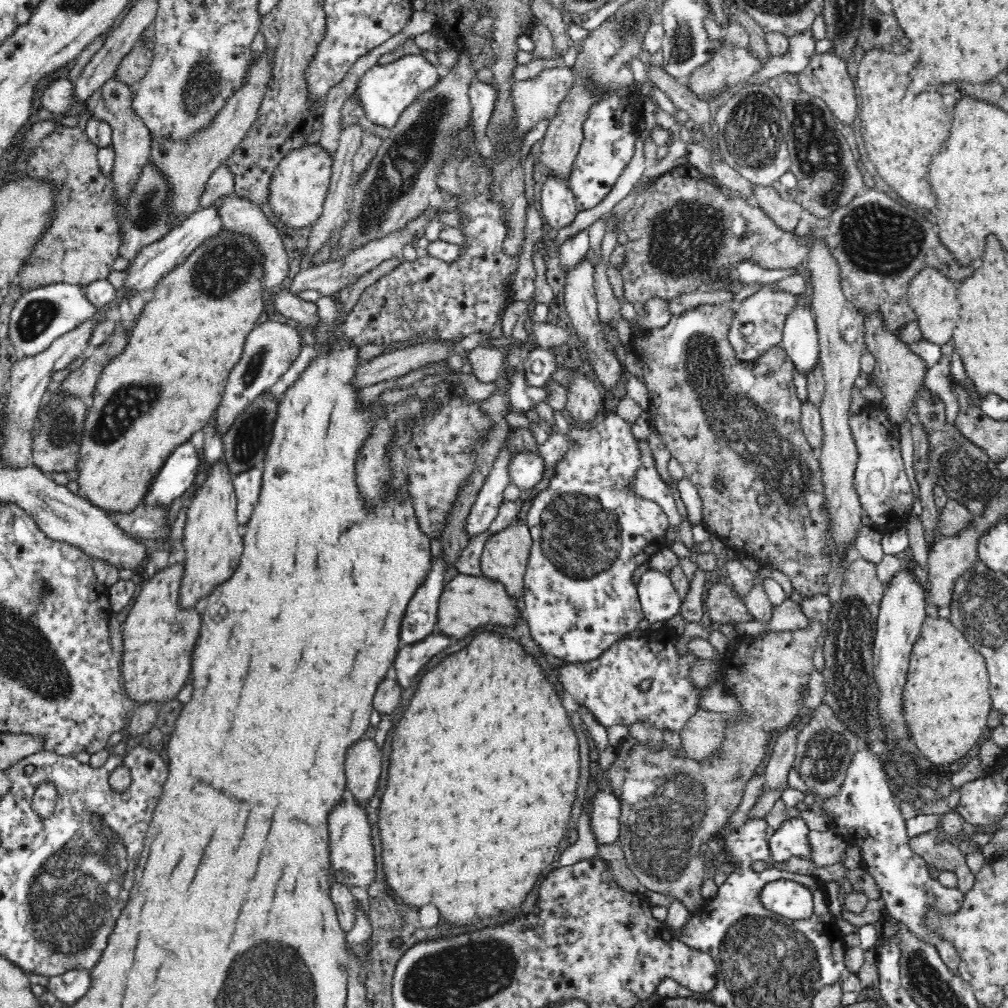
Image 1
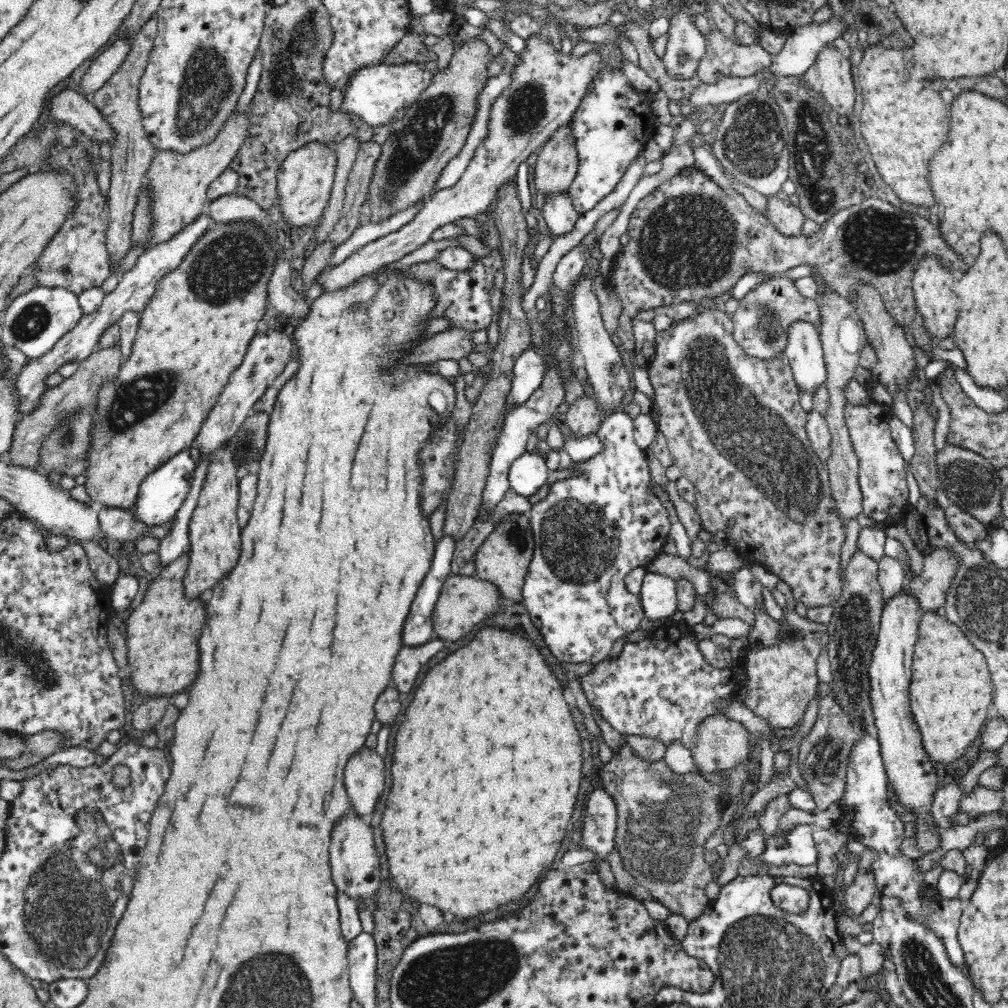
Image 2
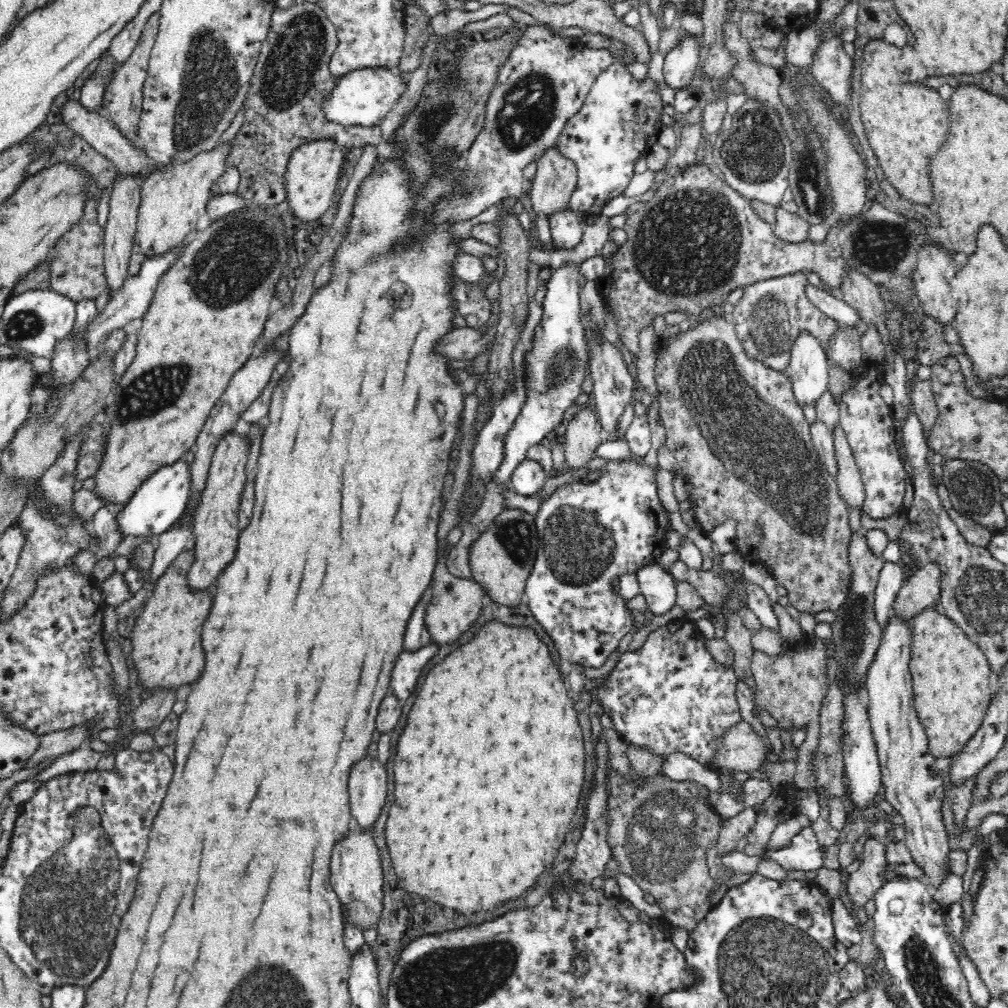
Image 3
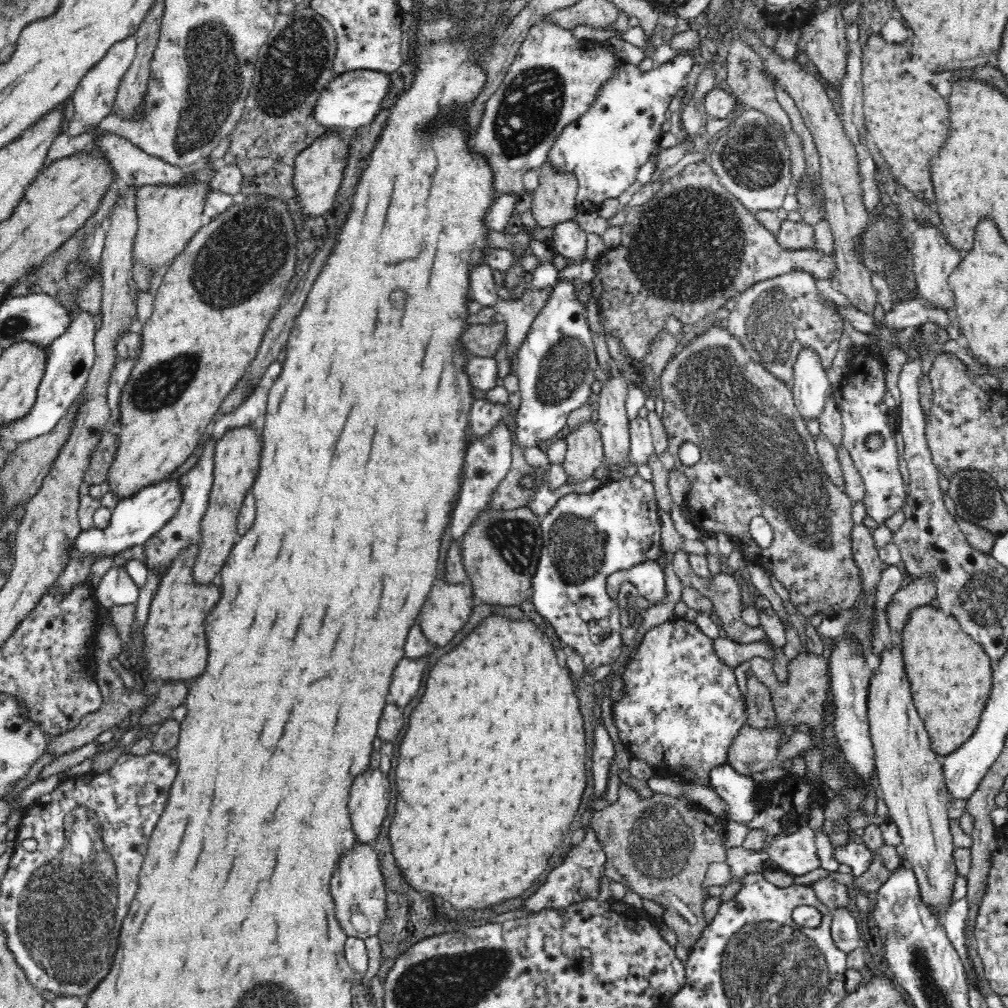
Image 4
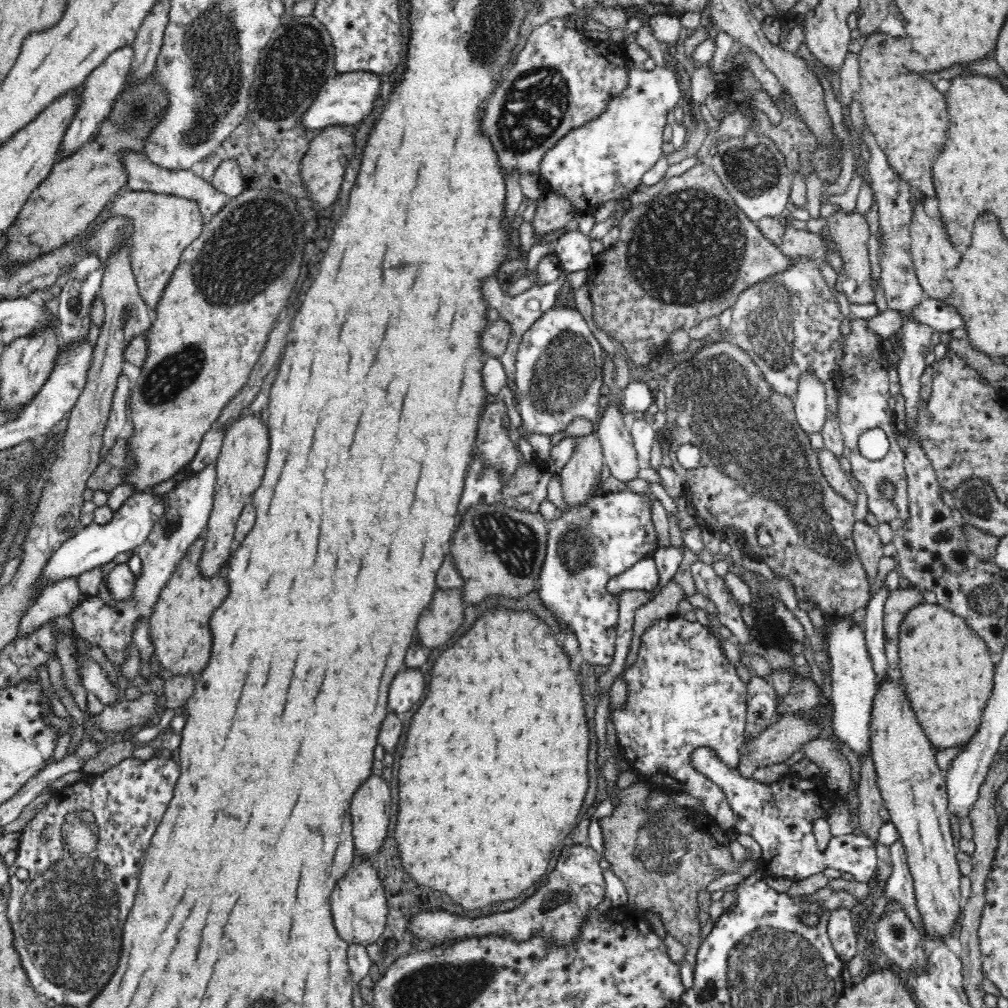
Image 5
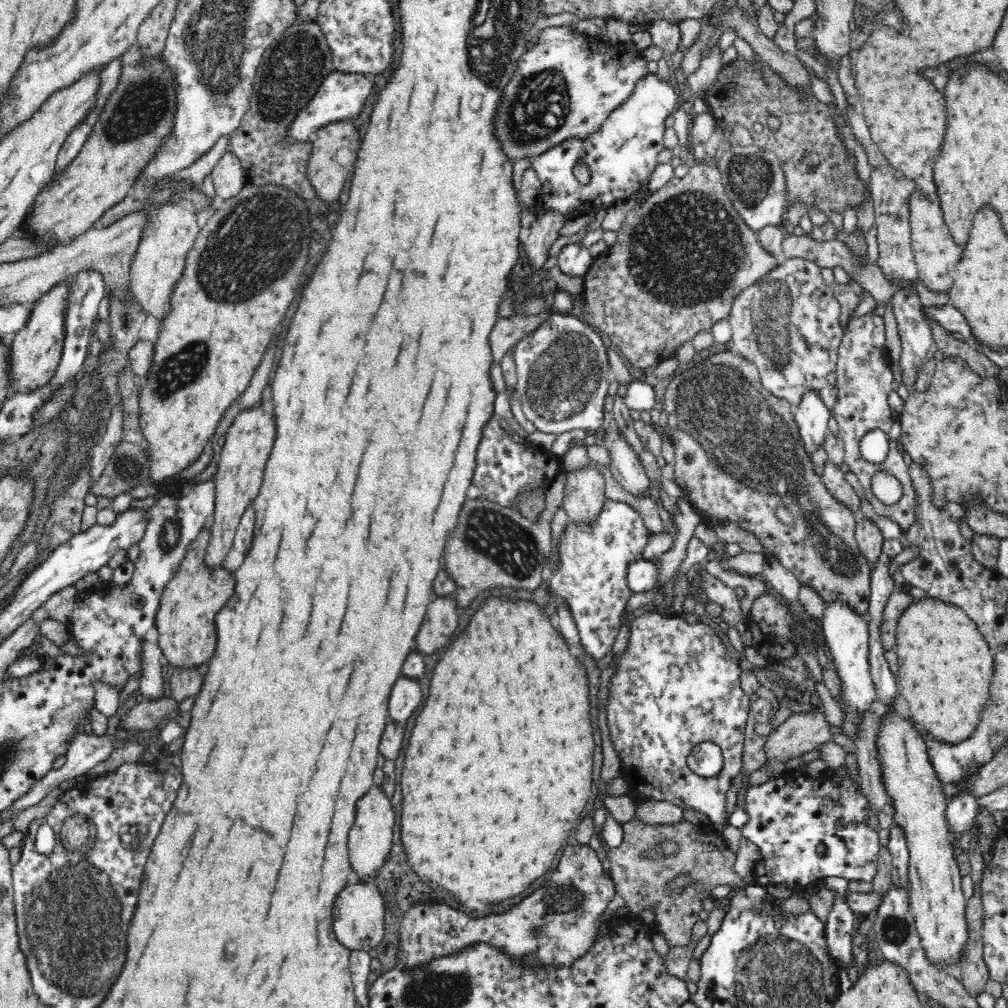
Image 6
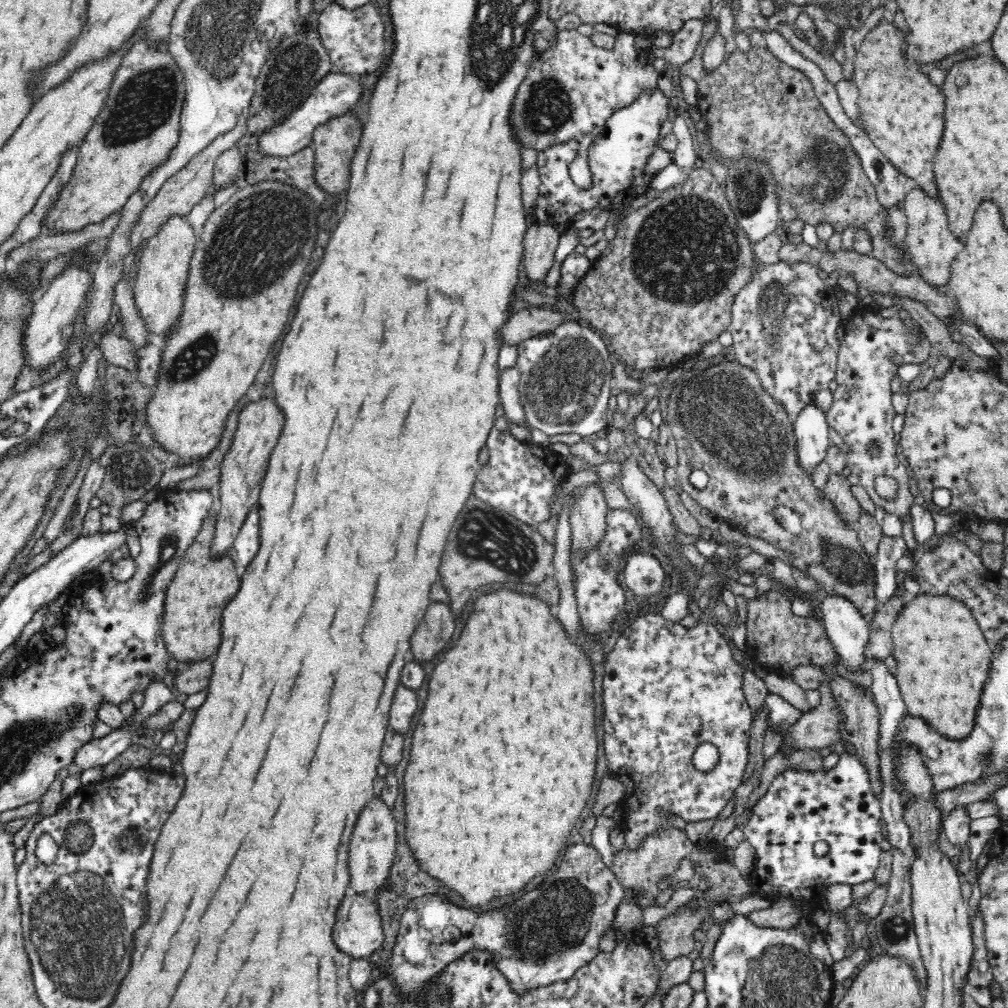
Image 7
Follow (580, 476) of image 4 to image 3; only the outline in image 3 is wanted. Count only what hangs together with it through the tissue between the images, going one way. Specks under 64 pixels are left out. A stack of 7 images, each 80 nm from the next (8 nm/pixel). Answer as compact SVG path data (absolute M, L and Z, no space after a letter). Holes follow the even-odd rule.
M592 403L568 423L561 440L565 463L570 470L591 468L591 460L596 458L598 446L606 441L606 432L598 421Z

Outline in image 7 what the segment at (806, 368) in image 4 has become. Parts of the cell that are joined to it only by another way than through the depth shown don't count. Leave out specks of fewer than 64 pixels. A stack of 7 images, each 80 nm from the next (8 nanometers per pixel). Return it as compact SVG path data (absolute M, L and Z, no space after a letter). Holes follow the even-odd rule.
M810 403L798 413L795 422L798 463L811 479L816 467L825 460L828 447L832 445L828 439L828 423L824 413L814 407L814 403Z

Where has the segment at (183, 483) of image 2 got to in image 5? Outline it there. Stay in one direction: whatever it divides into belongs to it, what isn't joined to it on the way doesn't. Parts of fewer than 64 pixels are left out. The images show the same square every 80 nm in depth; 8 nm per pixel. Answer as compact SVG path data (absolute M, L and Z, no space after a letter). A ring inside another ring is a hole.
M149 489L126 500L113 514L112 520L108 524L92 523L80 529L72 538L62 543L62 546L48 558L46 566L42 568L40 578L32 586L34 594L30 596L30 601L35 602L43 593L43 590L54 583L74 579L83 572L102 567L122 552L135 551L135 548L148 538L148 534L152 530L152 524L158 522L156 518L160 518L160 514L164 514L162 504L166 501L165 497L154 496Z

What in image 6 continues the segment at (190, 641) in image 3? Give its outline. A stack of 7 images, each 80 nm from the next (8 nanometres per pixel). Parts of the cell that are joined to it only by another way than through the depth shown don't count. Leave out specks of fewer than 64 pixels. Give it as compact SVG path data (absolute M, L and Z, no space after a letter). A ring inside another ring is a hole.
M204 526L198 538L190 543L184 560L162 593L155 620L158 642L164 658L168 658L172 666L181 669L207 665L212 658L217 647L215 620L218 611L224 608L228 598L234 594L236 586L236 580L230 578L233 571L226 569L223 564L210 568L205 563L210 531L211 526Z

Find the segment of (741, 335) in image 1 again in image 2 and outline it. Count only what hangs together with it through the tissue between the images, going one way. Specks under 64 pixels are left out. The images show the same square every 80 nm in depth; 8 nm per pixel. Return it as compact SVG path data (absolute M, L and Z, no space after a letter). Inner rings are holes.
M781 276L756 284L739 300L737 309L730 317L734 325L734 340L740 343L747 354L767 361L784 356L788 344L787 332L792 323L806 321L819 332L823 323L818 303L810 297L805 297L798 290L794 279Z

